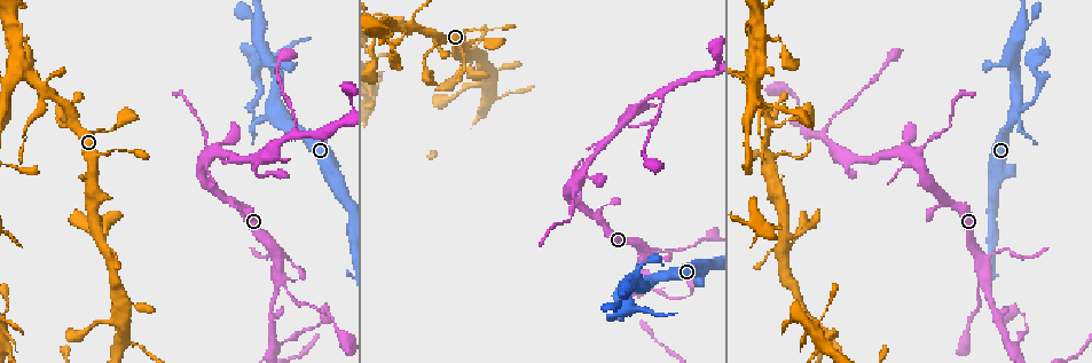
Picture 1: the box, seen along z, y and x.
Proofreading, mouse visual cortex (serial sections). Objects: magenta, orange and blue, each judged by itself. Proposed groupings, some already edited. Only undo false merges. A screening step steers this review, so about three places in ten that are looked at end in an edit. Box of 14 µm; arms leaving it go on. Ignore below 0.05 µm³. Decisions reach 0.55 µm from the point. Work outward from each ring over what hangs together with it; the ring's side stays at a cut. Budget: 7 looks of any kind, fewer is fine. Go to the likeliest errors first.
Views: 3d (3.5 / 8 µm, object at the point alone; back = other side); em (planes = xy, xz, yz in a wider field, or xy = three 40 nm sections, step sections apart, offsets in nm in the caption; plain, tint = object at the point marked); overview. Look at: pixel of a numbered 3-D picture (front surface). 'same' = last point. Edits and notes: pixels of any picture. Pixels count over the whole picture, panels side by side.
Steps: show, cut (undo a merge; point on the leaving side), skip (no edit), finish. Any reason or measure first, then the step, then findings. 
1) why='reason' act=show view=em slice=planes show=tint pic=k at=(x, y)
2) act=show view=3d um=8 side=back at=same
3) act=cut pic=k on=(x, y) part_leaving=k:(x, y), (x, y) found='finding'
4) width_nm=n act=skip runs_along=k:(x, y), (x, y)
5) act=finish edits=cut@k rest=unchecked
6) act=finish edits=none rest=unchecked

why='branch point' act=show view=3d um=3.5 pic=1 at=(656, 95)

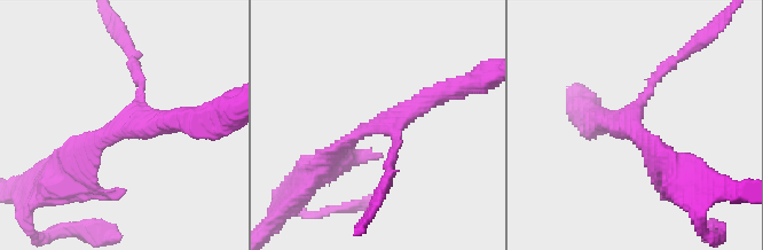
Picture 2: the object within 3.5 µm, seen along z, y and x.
why='need the tissue' act=show view=em slice=xy step=5 show=tint pic=2 at=(632, 125)

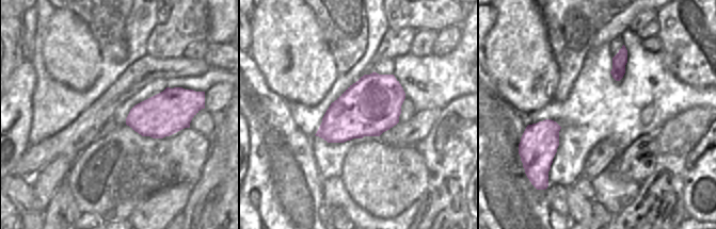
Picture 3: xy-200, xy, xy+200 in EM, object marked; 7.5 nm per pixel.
arms=3 act=skip runs_along=2:(324, 162), (360, 133), (445, 92) found='one cell here'

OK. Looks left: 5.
why='a fork' act=show view=3d um=3.5 pic=1 at=(276, 276)

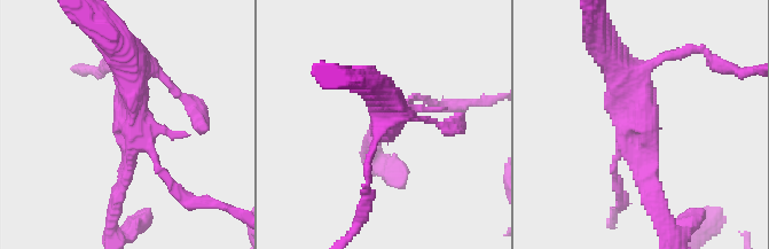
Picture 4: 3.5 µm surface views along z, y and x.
why='need the tissue' act=show view=em slice=xy step=3 show=tint pic=4 at=(133, 130)

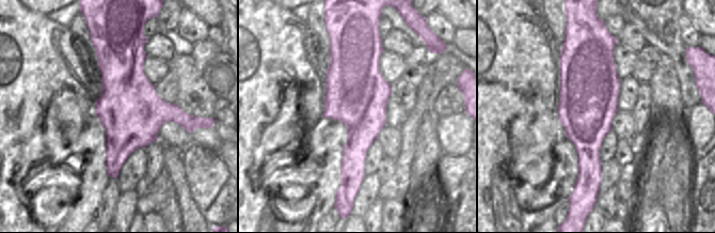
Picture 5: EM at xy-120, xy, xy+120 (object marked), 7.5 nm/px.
act=skip runs_along=4:(610, 59), (654, 200) found='one cell here'

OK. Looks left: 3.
why='abrupt turn' act=show view=3d um=8 pic=1 at=(48, 94)

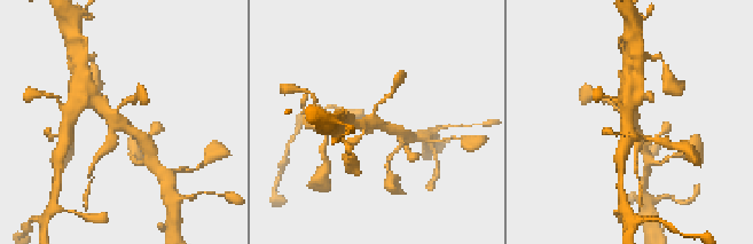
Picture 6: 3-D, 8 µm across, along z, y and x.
act=show view=3d um=3.5 pic=6 at=(121, 124)

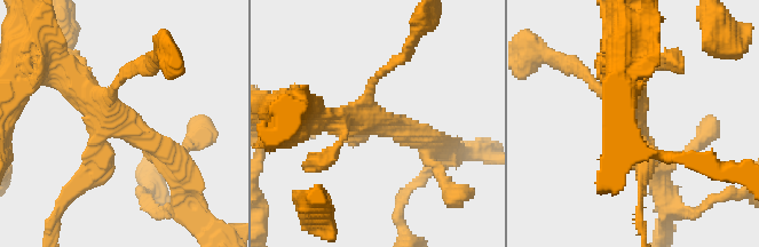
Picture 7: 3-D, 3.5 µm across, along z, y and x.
arm_widths_nm=150,300,300,350 act=cut pic=7 on=(102, 175) found='two cells meet here'

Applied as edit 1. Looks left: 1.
act=finish edits=cut@7 rest=unchecked

